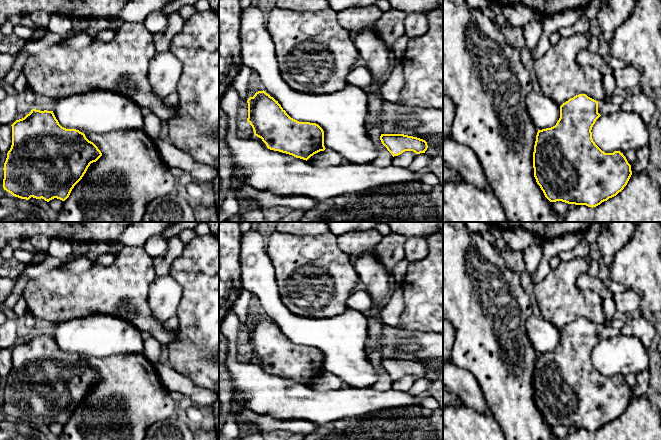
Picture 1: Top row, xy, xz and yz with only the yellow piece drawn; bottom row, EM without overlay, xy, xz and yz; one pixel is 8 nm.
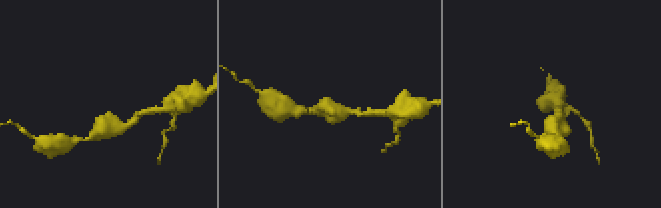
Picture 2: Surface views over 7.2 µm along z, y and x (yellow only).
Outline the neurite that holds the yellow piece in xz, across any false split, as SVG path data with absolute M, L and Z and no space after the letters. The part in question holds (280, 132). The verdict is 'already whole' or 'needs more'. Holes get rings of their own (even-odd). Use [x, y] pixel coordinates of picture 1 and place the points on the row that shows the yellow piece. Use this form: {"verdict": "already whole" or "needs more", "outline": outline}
{"verdict": "already whole", "outline": "M264 90L256 92L247 103L247 121L268 149L306 161L326 149L324 131L318 124L291 118Z"}

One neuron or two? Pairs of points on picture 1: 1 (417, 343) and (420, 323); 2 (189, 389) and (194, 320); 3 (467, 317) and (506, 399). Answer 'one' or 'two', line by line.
1: two
2: two
3: one

